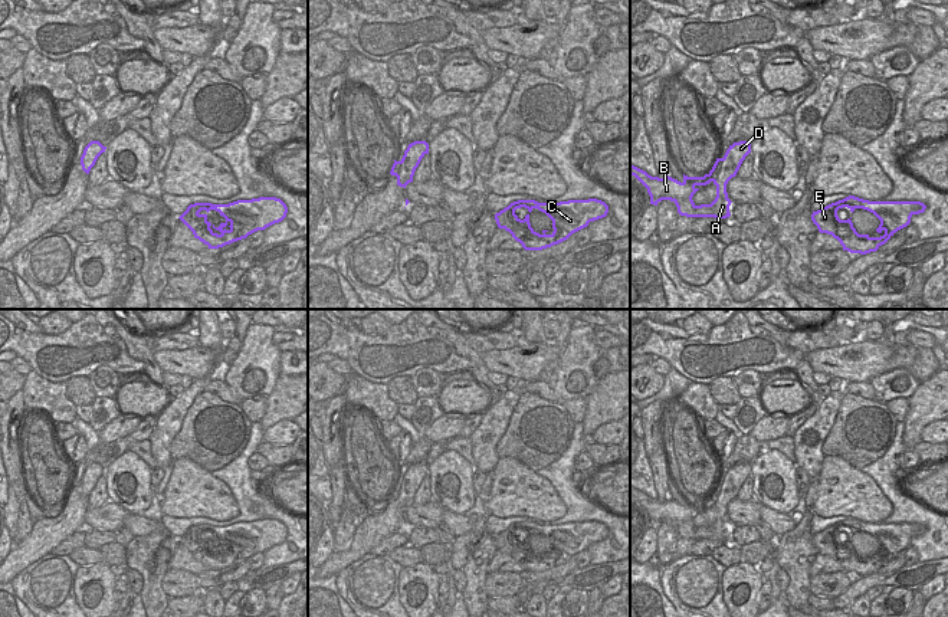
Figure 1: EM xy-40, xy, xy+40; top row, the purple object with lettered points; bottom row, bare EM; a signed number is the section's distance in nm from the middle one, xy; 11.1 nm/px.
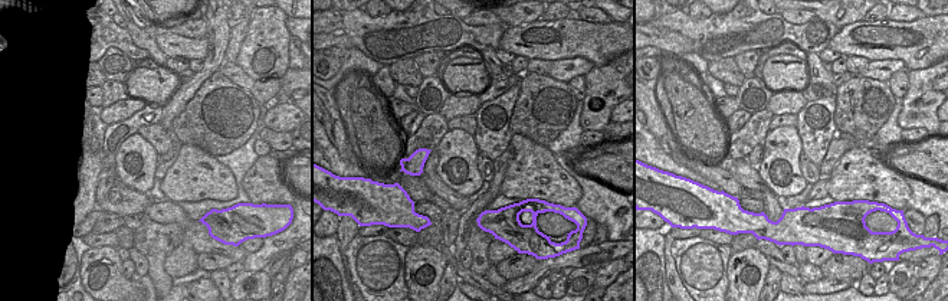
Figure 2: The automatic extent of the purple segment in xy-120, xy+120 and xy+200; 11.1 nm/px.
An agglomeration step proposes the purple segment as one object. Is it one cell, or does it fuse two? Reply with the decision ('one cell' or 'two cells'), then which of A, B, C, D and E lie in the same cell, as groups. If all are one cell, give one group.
one cell; groups A B C D E

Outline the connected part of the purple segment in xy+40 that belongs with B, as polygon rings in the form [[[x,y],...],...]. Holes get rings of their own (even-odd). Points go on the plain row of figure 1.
[[[739,463],[729,467],[722,480],[716,480],[712,492],[703,499],[688,499],[683,503],[672,499],[652,499],[646,493],[630,486],[630,498],[634,498],[650,518],[650,526],[657,528],[662,522],[670,522],[676,526],[678,535],[686,539],[715,539],[726,541],[731,538],[726,506],[737,498],[742,483],[751,475],[751,463]],[[709,505],[716,508],[716,519],[711,526],[696,528],[692,522],[699,508]]]

